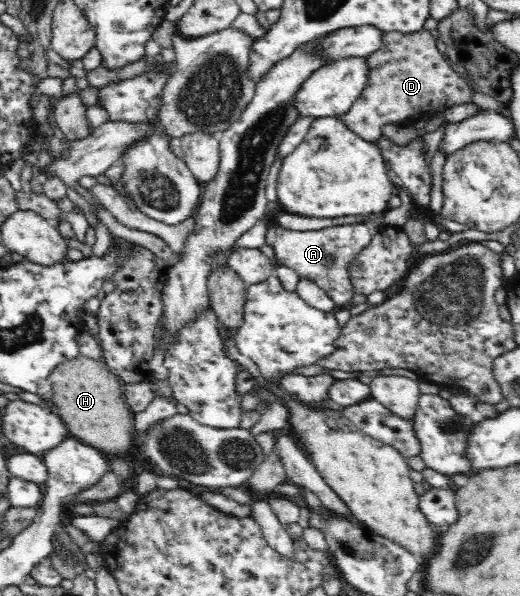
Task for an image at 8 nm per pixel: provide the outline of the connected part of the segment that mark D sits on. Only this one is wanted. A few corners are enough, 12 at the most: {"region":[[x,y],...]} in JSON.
{"region":[[387,31],[361,96],[336,117],[385,124],[472,102],[437,35]]}

